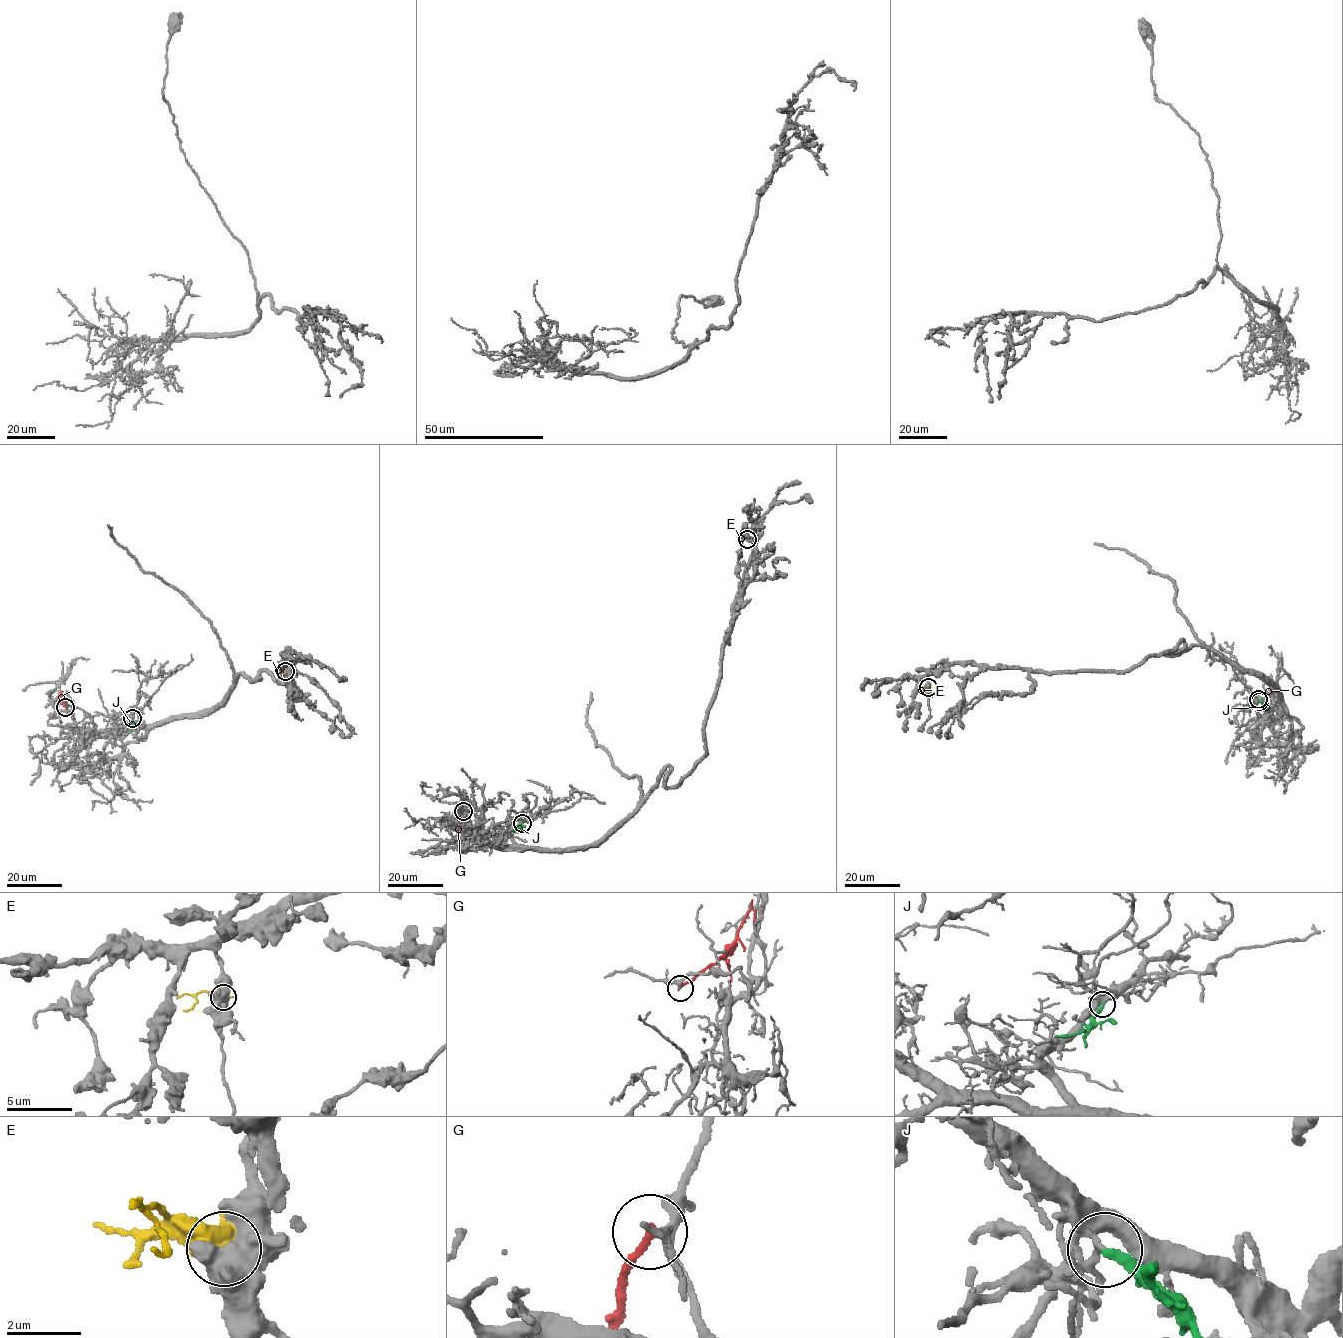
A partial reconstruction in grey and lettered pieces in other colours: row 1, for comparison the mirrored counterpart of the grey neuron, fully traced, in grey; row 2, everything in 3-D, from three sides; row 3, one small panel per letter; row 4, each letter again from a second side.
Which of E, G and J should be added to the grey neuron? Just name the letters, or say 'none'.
J

